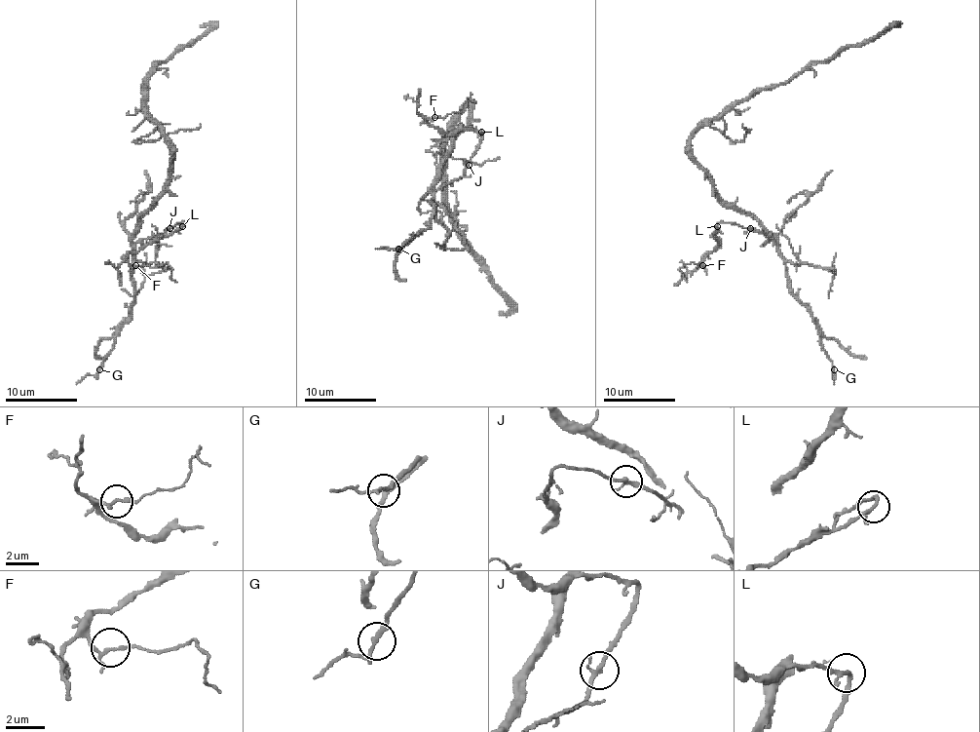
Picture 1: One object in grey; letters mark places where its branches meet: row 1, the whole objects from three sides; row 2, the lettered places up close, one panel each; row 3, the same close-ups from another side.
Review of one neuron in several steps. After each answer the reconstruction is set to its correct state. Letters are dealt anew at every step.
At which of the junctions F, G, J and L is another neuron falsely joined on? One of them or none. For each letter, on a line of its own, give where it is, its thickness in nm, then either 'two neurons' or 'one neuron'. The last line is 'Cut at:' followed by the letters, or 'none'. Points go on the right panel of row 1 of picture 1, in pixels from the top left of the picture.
F: place (702, 265); calibre 150 nm; one neuron
G: place (834, 369); calibre 160 nm; one neuron
J: place (750, 228); calibre 170 nm; one neuron
L: place (717, 226); calibre 170 nm; one neuron
Cut at: none

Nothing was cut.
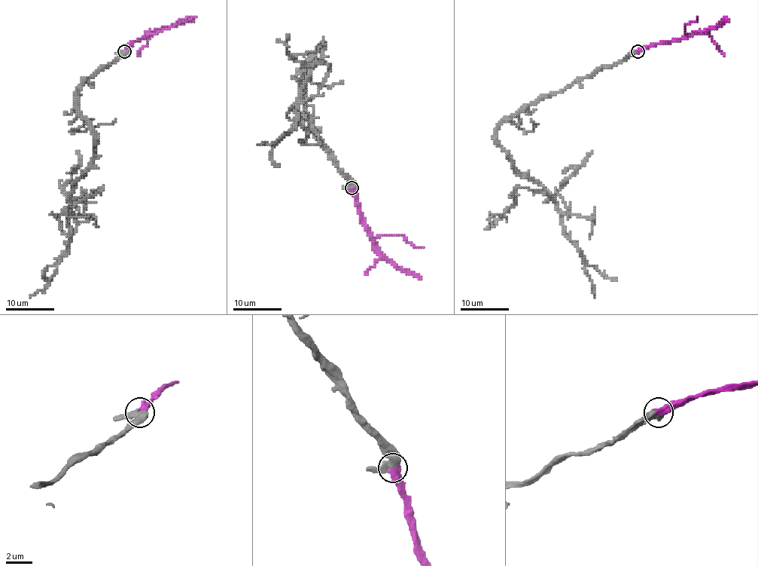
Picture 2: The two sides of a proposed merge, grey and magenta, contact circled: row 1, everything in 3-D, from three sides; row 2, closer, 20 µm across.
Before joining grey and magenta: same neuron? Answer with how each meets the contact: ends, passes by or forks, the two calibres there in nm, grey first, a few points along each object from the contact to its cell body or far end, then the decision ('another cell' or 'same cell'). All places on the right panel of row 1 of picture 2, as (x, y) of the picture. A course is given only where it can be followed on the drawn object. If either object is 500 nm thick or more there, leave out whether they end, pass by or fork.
480 nm thick on the grey side, 600 nm on the other; grey runs (637, 51), (543, 95), (496, 130), (511, 163), (555, 200), (515, 187), (506, 218), (488, 220), (494, 227); magenta runs (637, 51), (710, 29), (720, 21), (728, 18); same cell

